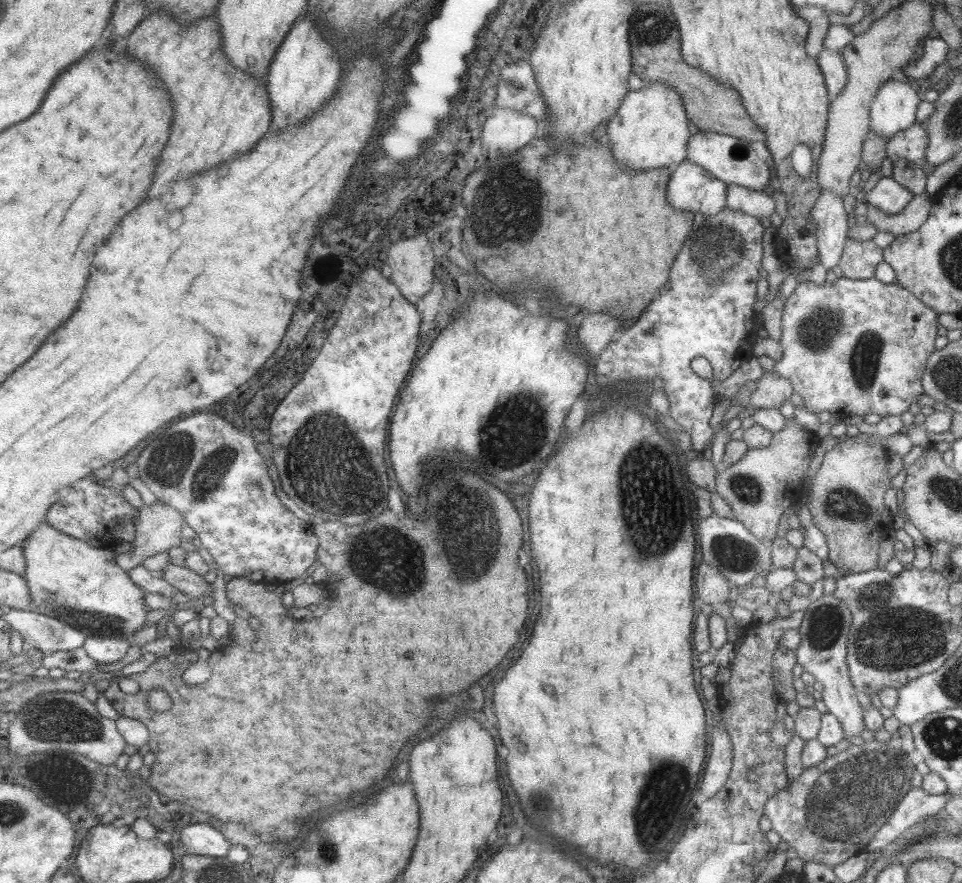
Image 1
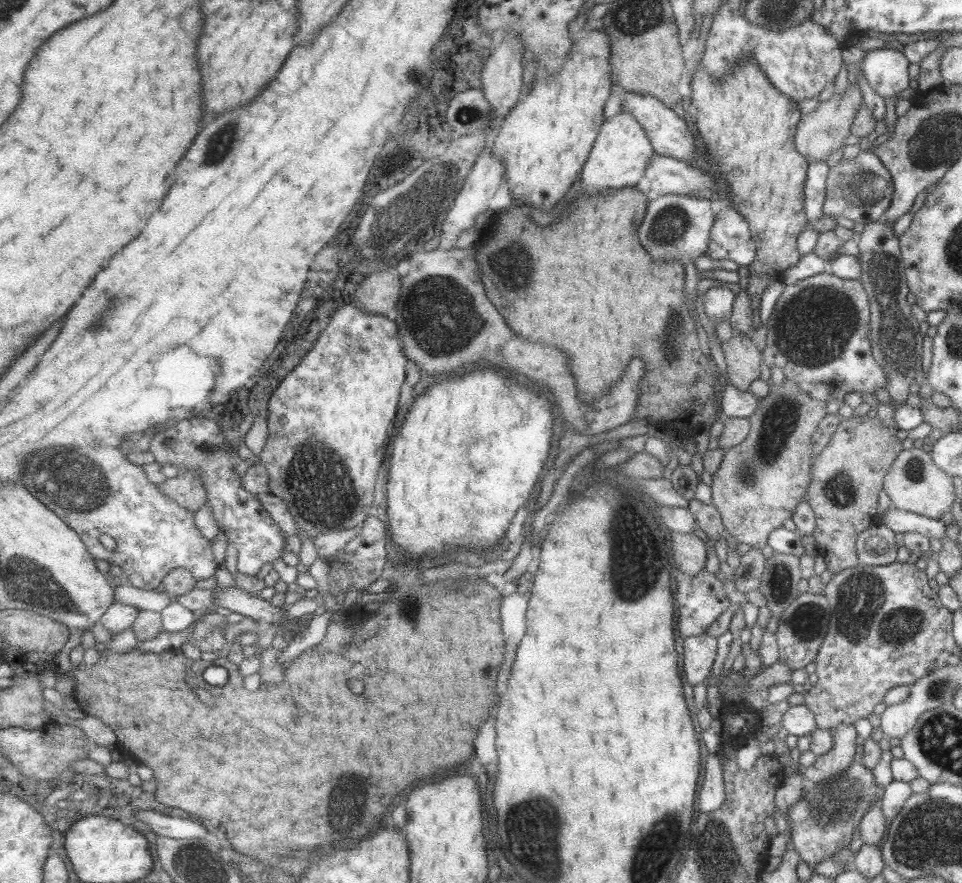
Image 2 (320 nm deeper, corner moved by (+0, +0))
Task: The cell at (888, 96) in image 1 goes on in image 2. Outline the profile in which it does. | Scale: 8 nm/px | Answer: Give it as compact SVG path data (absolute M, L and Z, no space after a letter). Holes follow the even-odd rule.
M895 48L867 51L859 62L869 87L883 98L895 97L909 88L908 60Z

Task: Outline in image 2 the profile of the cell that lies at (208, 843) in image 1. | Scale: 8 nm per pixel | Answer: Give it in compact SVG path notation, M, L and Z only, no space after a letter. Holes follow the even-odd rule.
M145 810L145 814L137 814L137 818L141 822L145 822L155 834L174 838L207 838L207 828L195 820L187 820L187 818L175 818L175 816L167 816L161 812L153 812L153 810Z

